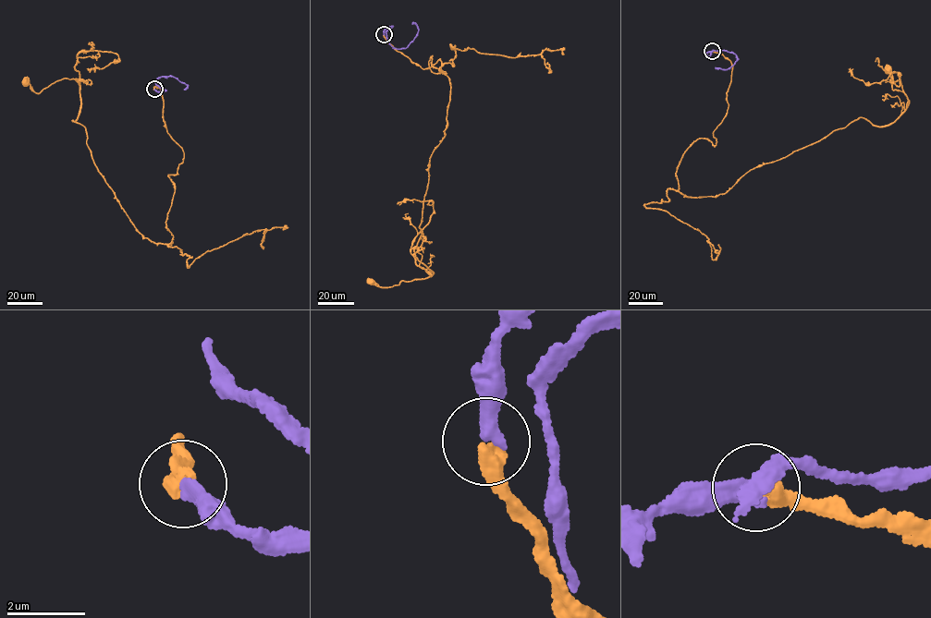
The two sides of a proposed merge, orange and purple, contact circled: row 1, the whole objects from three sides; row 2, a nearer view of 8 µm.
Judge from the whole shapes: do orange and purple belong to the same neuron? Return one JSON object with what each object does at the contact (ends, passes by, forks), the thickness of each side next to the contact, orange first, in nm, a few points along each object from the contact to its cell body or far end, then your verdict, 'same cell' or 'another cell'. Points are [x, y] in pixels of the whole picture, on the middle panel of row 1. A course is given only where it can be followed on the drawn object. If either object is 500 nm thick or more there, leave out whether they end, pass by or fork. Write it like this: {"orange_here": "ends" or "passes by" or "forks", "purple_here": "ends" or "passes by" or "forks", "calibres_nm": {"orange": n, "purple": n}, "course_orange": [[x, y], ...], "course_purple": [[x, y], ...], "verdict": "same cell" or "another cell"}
{"orange_here": "ends", "purple_here": "ends", "calibres_nm": {"orange": 440, "purple": 400}, "course_orange": [[384, 35], [423, 69], [440, 59], [450, 94], [414, 248], [433, 272], [371, 281]], "course_purple": [[384, 35], [391, 26], [386, 31], [387, 42], [397, 49], [406, 48], [418, 31], [411, 23]], "verdict": "same cell"}

